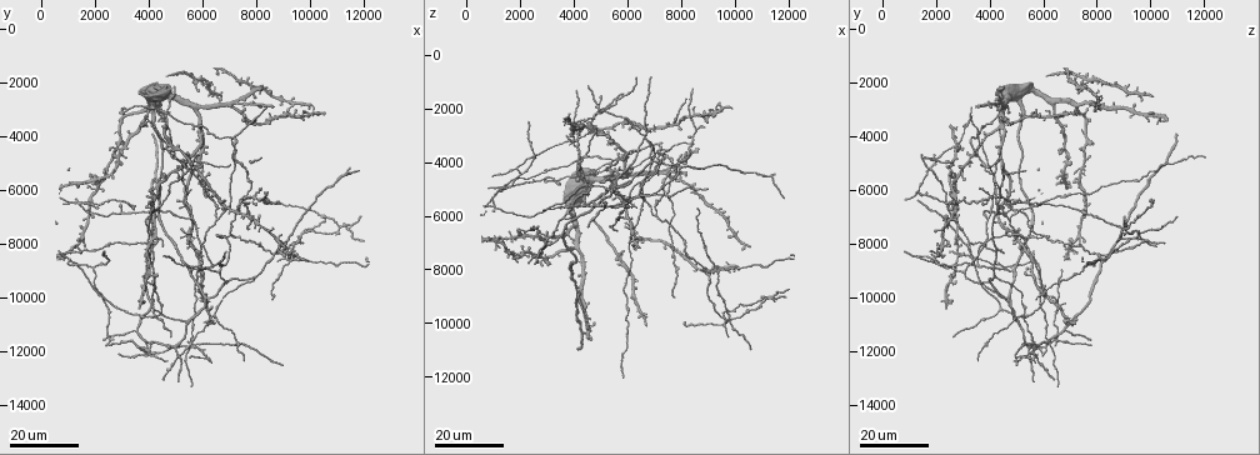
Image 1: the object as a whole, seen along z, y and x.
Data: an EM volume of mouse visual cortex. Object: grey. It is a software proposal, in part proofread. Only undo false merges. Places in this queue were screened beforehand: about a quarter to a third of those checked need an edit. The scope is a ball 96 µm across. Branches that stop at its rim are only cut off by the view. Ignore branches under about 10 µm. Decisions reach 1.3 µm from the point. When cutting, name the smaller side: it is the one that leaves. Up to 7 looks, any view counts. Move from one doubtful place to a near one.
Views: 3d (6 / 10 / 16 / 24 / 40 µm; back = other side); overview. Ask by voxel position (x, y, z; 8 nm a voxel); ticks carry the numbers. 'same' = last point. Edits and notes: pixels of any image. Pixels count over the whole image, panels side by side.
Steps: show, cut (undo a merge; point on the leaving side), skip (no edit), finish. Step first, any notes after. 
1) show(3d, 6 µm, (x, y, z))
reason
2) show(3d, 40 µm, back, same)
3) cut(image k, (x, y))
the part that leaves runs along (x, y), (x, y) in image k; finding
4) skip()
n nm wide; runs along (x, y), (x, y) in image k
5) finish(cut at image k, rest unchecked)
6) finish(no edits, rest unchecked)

show(3d, 24 µm, (4400, 10700, 4900))
looks like a crossing

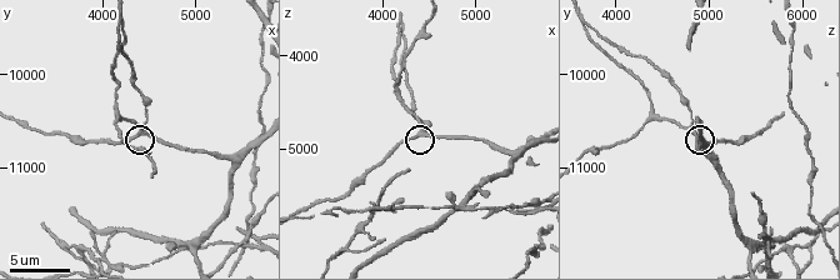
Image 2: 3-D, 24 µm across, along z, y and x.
show(3d, 10 µm, (4400, 10600, 4850))
closer look

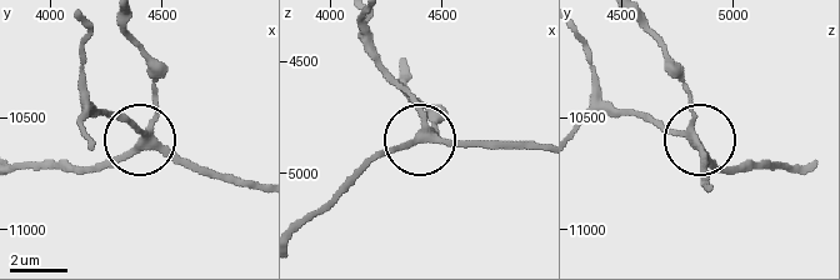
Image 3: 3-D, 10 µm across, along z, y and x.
show(3d, 10 µm, back, (4400, 10620, 4820))
other side

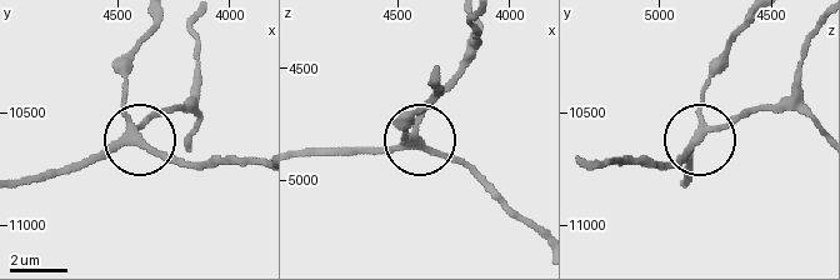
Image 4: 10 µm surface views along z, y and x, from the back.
skip()
270 nm wide; runs along (300, 153), (423, 144), (470, 173) in image 4; all the same cell

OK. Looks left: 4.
show(3d, 24 µm, (6300, 8700, 3600))

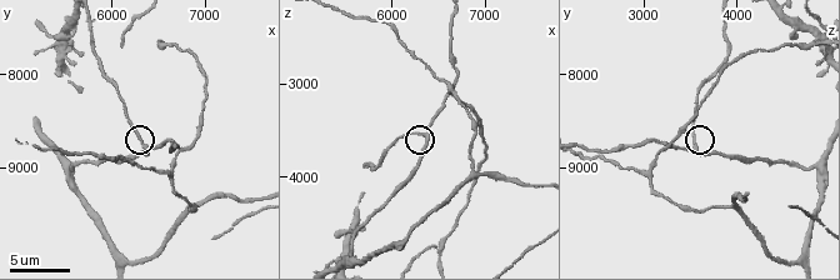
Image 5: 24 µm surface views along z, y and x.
show(3d, 10 µm, (6350, 8750, 3500))

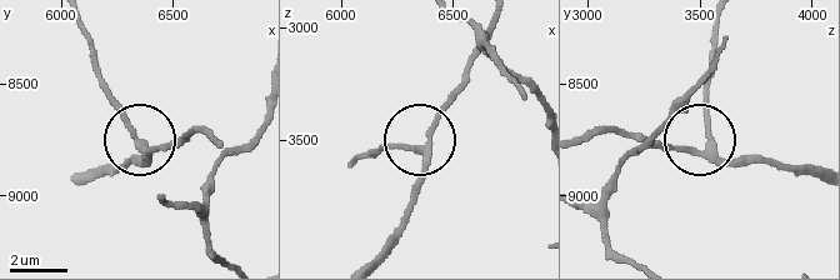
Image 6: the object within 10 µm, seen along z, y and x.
skip()
3 arms; one cell here

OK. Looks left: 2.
show(3d, 24 µm, (7700, 6300, 4300))
thin arm on a thick one

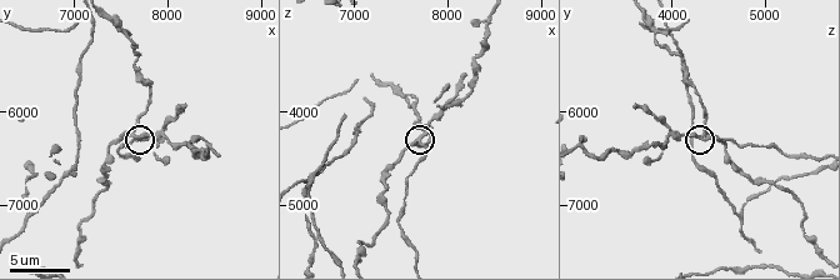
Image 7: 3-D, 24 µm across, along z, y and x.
show(3d, 6 µm, (7700, 6250, 4300))
zoom in

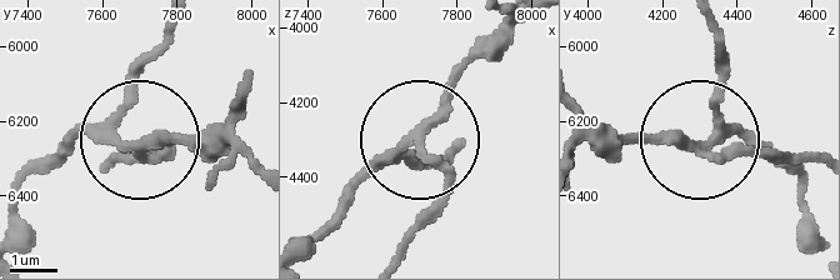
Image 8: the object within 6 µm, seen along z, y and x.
cut(image 8, (440, 198))
3 arms; the part that leaves runs along (154, 149), (169, 158), (118, 158) in image 8; two cells meet here

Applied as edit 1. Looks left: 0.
finish(cut at image 8, rest unchecked)

